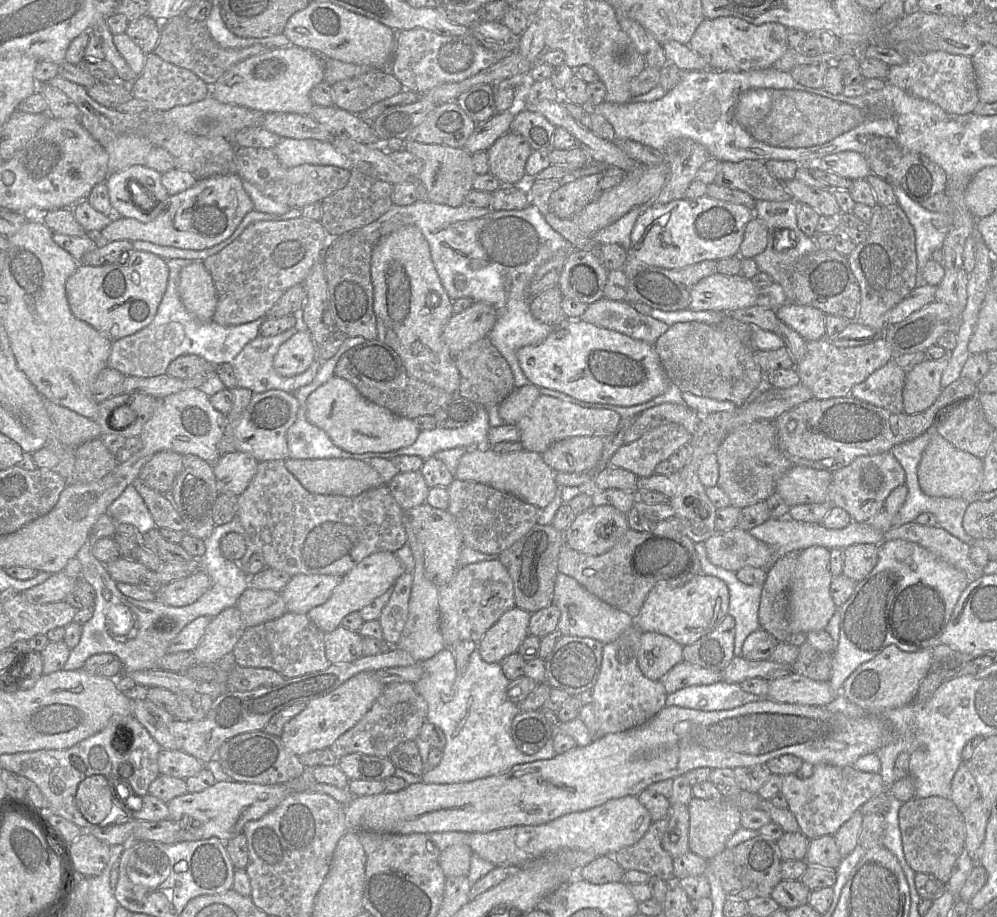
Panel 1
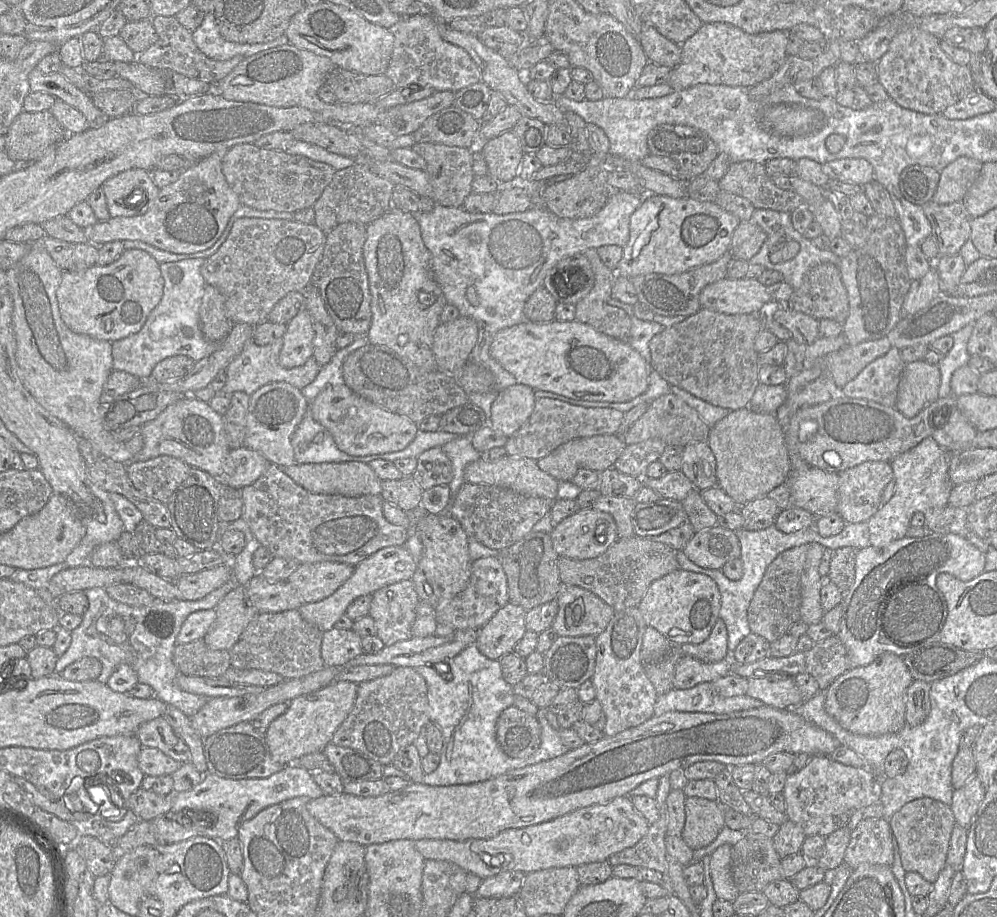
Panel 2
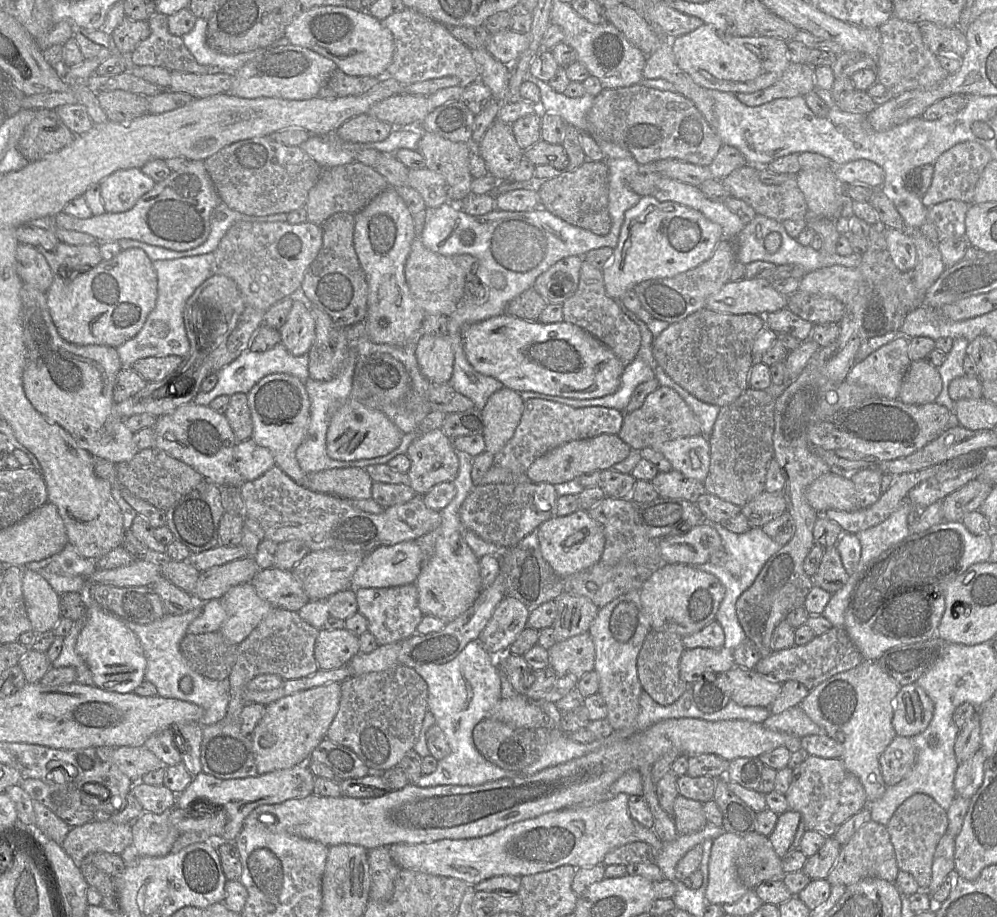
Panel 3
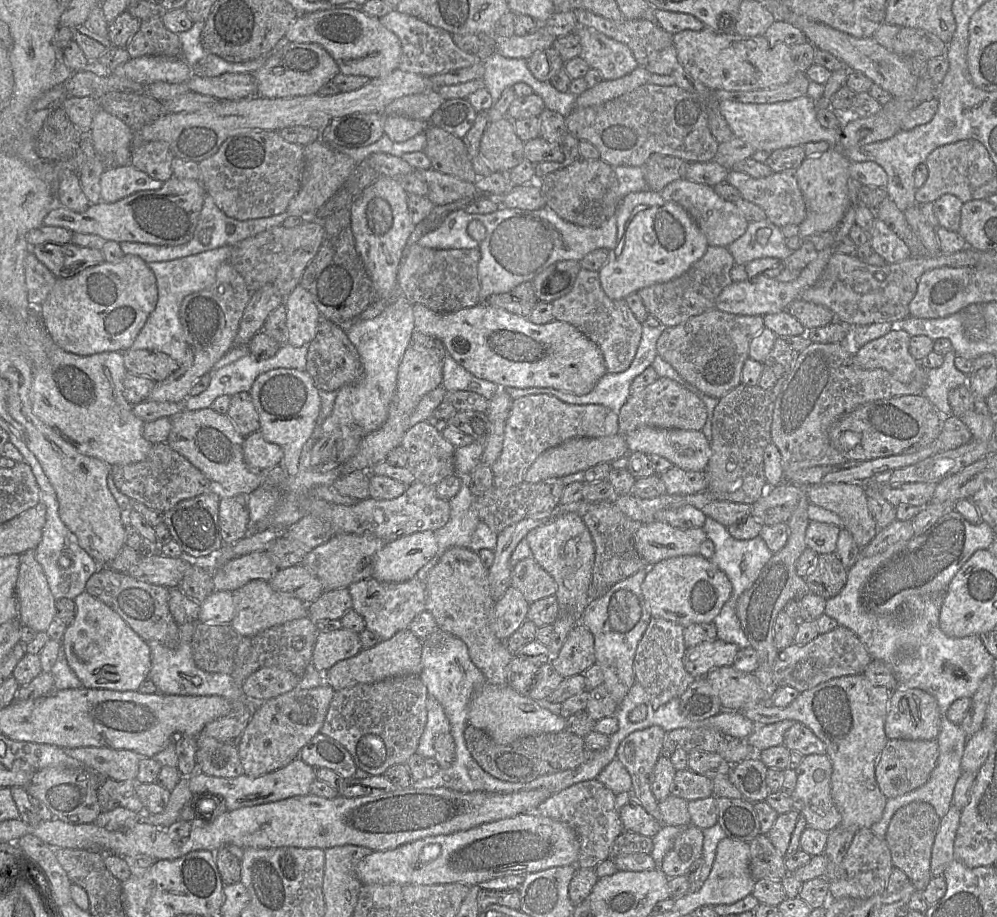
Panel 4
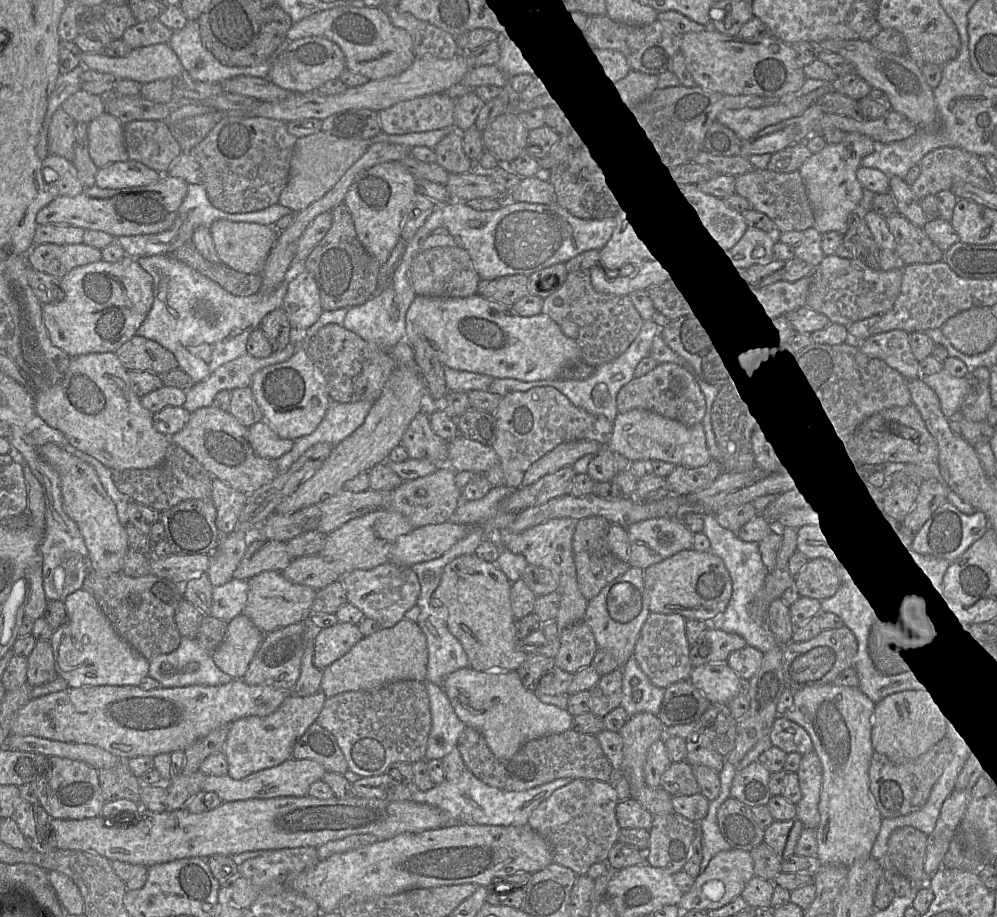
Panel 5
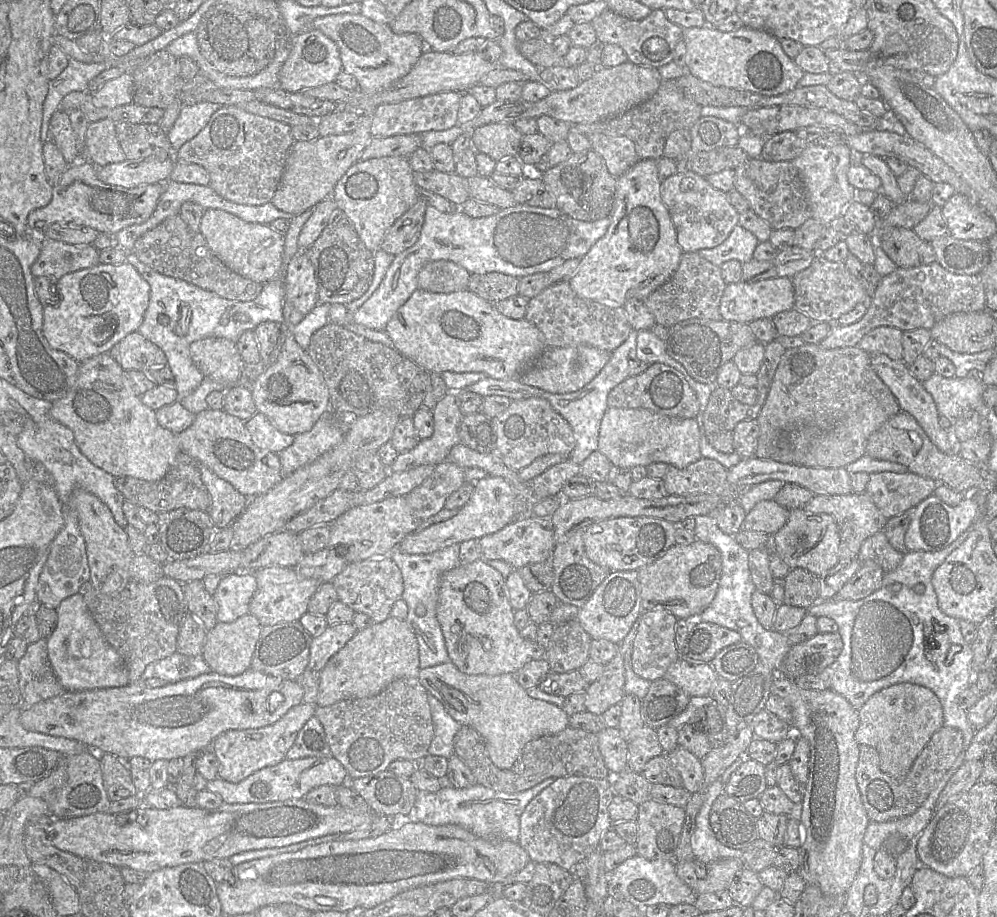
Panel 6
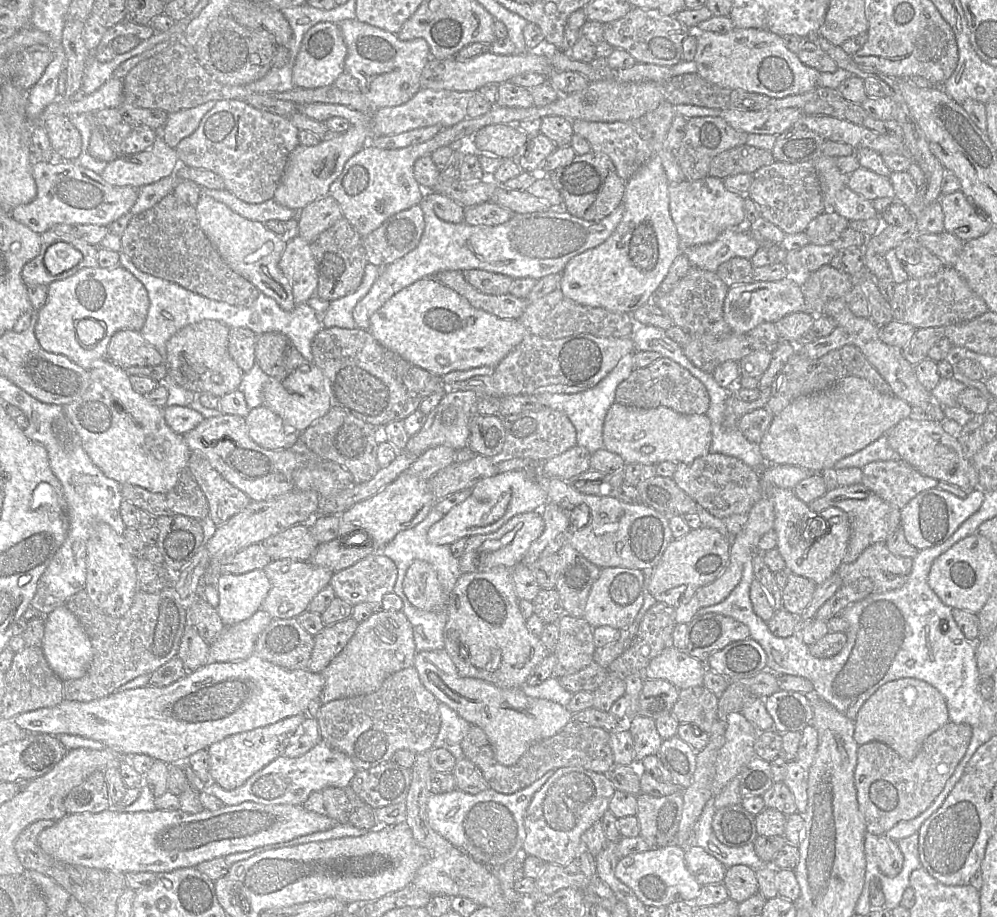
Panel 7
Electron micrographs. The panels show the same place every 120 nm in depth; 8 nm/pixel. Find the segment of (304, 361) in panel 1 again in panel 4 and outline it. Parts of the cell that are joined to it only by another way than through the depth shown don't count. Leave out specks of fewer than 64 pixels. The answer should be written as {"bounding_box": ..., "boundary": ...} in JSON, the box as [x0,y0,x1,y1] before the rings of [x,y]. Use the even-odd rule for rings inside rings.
{"bounding_box":[285,284,322,347],"boundary":[[[300,284],[285,298],[287,343],[294,347],[308,345],[317,332],[322,316],[312,295]]]}

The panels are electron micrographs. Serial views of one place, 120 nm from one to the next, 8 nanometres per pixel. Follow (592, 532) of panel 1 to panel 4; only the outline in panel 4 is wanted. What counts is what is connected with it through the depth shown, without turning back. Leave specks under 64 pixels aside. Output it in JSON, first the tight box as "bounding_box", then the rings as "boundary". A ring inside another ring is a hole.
{"bounding_box":[524,512,595,622],"boundary":[[[563,512],[529,531],[524,539],[531,550],[531,558],[557,585],[556,598],[560,605],[560,614],[572,614],[576,621],[581,622],[583,612],[589,603],[588,590],[595,558],[593,540],[581,513]]]}

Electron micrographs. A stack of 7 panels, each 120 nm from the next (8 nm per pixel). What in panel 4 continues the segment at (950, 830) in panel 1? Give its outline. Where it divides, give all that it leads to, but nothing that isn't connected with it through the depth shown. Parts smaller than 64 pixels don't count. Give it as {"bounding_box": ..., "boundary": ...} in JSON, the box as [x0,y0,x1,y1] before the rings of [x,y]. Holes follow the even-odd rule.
{"bounding_box":[885,802,941,891],"boundary":[[[911,802],[893,815],[885,836],[895,868],[902,870],[916,890],[923,891],[930,879],[932,846],[939,829],[941,818],[927,802]]]}

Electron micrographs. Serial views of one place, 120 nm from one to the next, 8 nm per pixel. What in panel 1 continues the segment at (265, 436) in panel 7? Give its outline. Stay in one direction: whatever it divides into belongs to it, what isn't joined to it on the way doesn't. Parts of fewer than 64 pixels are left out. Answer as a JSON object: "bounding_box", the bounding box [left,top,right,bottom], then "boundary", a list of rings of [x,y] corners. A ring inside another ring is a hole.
{"bounding_box":[213,451,258,495],"boundary":[[[240,451],[220,456],[213,466],[220,494],[241,495],[255,476],[258,463],[252,455]]]}

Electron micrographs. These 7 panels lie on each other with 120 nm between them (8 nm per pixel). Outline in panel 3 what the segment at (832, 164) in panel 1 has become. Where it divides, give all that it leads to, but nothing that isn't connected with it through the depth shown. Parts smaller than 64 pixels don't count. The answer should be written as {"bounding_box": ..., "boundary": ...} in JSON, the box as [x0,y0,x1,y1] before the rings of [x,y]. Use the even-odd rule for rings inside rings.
{"bounding_box":[834,159,885,189],"boundary":[[[867,159],[834,166],[834,172],[839,184],[867,184],[877,189],[883,185],[885,180],[883,169]]]}

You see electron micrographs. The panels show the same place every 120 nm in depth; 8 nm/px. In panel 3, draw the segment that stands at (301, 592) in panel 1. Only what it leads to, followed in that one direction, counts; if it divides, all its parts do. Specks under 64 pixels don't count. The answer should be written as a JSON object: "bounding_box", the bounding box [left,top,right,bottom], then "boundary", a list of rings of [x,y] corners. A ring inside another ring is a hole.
{"bounding_box":[292,549,365,601],"boundary":[[[325,549],[310,551],[292,573],[310,601],[326,600],[351,588],[352,578],[365,555]]]}

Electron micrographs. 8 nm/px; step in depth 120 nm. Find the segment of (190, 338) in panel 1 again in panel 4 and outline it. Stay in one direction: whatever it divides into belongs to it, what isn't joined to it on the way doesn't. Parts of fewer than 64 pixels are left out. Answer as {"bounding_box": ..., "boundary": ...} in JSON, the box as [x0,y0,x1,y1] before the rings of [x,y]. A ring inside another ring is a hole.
{"bounding_box":[129,246,232,365],"boundary":[[[223,246],[172,261],[147,263],[156,278],[157,303],[129,349],[163,352],[179,365],[184,363],[188,344],[180,322],[181,303],[186,296],[207,289],[214,284],[219,266],[222,263],[229,263],[231,249],[232,246]]]}

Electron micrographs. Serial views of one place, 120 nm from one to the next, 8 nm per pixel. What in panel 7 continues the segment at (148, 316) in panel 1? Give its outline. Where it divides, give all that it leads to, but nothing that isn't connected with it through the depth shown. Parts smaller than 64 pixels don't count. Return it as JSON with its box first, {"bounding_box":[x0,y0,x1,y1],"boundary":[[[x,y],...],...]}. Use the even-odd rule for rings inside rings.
{"bounding_box":[35,265,149,370],"boundary":[[[117,265],[112,268],[84,268],[74,275],[48,285],[45,304],[38,310],[35,335],[40,346],[47,352],[64,355],[86,370],[107,358],[111,337],[119,330],[140,331],[145,323],[149,309],[148,293],[144,285],[127,269]],[[82,319],[95,319],[105,327],[104,337],[92,347],[83,346],[76,336],[76,325]]]}

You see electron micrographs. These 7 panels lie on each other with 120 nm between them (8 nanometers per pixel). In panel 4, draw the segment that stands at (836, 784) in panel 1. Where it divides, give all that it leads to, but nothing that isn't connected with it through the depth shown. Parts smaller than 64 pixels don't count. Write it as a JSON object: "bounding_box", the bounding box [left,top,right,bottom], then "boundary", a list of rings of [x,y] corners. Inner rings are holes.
{"bounding_box":[790,754,841,833],"boundary":[[[826,754],[805,756],[796,768],[797,783],[790,797],[793,809],[803,814],[808,827],[829,833],[841,823],[841,814],[831,796],[832,763]]]}

